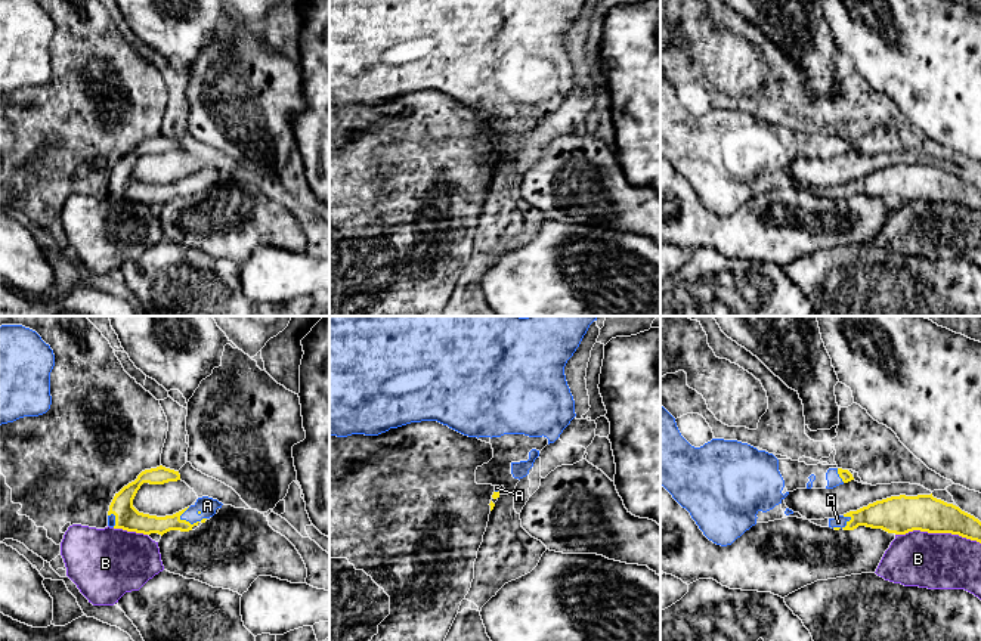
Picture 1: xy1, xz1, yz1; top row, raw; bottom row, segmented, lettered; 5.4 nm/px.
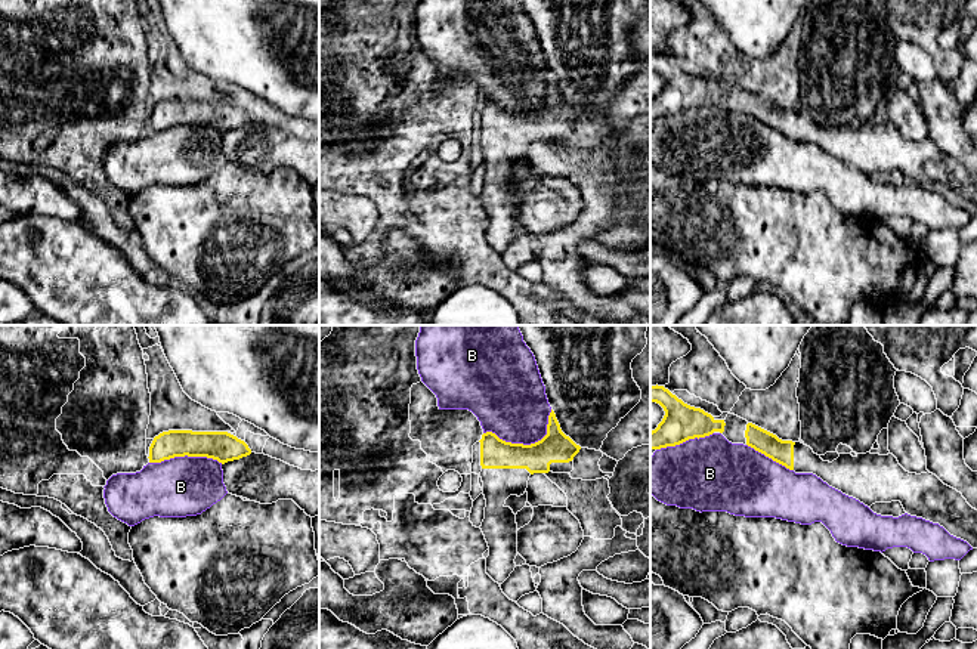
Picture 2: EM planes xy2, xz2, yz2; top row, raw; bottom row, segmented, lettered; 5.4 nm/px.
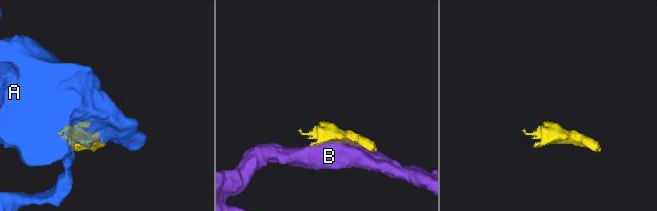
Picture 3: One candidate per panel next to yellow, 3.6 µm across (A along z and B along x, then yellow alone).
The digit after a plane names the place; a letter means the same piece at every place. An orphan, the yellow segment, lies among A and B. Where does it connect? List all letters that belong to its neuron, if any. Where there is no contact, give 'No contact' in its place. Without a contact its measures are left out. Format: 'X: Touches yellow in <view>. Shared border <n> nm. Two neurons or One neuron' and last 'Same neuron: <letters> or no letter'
A: Touches yellow in xy1. Shared border 150 nm. One neuron
B: Touches yellow in xz2. Shared border 400 nm. Two neurons
Same neuron: A

